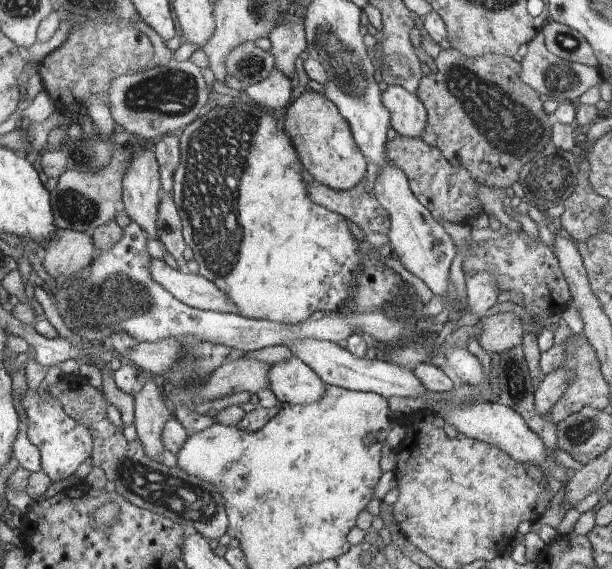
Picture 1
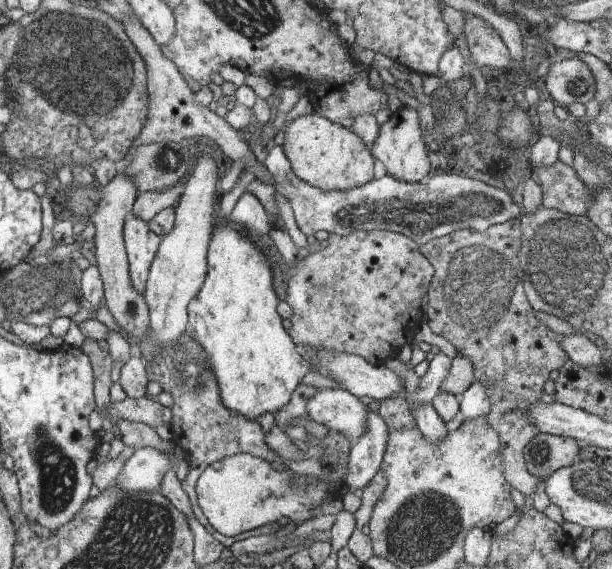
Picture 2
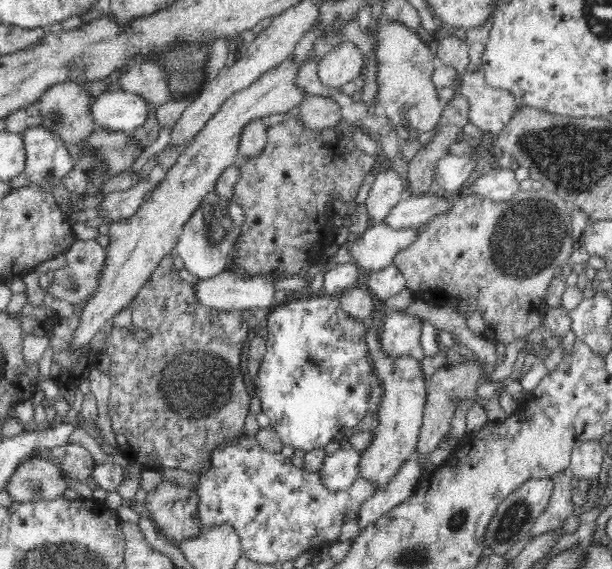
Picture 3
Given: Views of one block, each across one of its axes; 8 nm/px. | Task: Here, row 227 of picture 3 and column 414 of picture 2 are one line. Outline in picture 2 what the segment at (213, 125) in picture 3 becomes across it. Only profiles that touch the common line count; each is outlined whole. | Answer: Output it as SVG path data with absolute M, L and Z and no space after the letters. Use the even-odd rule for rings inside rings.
M401 107L398 111L392 112L388 121L379 128L373 147L374 156L386 166L387 174L396 179L414 183L425 180L430 172L430 160L418 128L418 116L412 107Z

